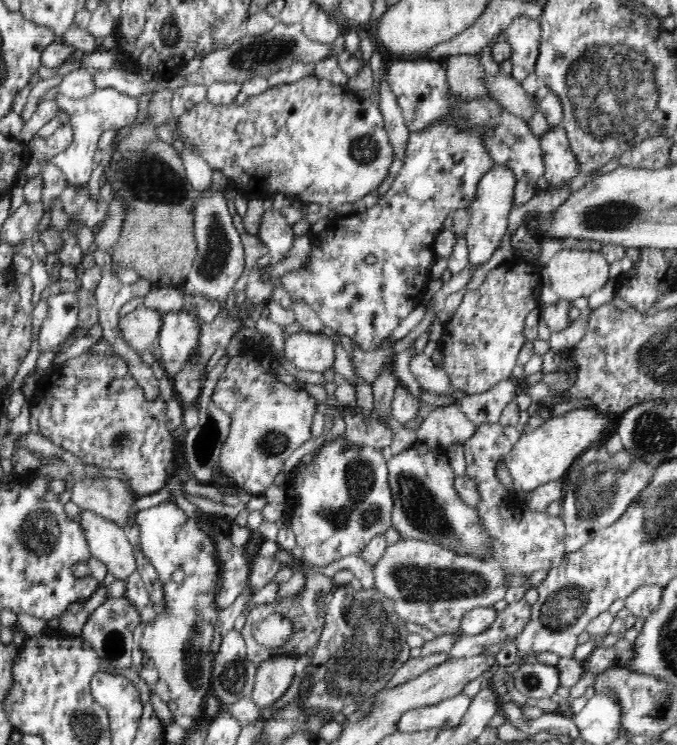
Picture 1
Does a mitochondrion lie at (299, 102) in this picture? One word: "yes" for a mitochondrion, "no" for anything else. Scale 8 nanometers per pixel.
no

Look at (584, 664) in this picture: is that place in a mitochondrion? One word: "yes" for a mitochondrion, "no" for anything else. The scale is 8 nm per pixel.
no

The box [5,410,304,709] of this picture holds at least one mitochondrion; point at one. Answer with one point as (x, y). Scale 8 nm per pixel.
(194, 667)

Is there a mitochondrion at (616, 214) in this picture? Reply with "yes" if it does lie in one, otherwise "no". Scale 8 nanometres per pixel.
yes

